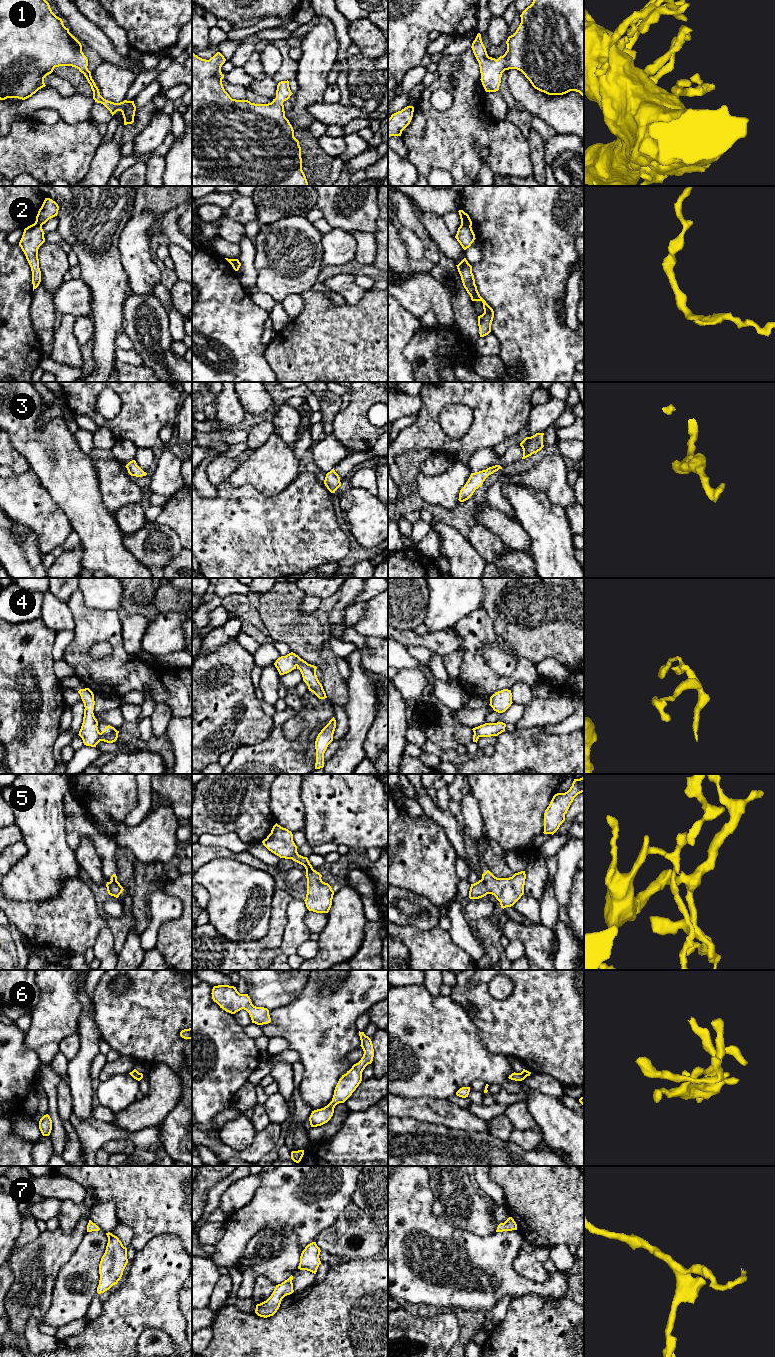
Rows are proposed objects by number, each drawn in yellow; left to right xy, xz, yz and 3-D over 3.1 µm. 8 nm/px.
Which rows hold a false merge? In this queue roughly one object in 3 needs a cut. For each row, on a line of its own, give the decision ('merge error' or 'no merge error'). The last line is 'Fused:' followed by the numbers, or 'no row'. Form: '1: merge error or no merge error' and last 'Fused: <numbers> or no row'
1: no merge error
2: no merge error
3: no merge error
4: merge error
5: no merge error
6: no merge error
7: no merge error
Fused: 4

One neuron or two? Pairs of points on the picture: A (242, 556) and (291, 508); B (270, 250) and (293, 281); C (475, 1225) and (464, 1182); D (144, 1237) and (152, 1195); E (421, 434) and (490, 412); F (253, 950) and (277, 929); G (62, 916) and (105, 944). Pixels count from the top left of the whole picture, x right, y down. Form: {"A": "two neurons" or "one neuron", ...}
{"A": "one neuron", "B": "one neuron", "C": "one neuron", "D": "one neuron", "E": "one neuron", "F": "one neuron", "G": "two neurons"}

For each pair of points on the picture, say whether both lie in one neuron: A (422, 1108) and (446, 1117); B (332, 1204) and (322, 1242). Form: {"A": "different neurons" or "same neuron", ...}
{"A": "same neuron", "B": "different neurons"}

